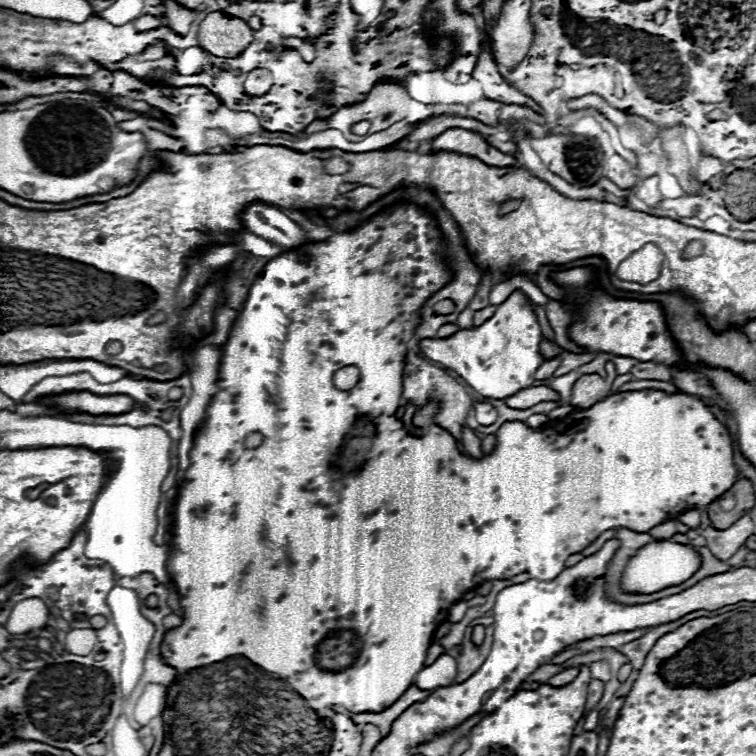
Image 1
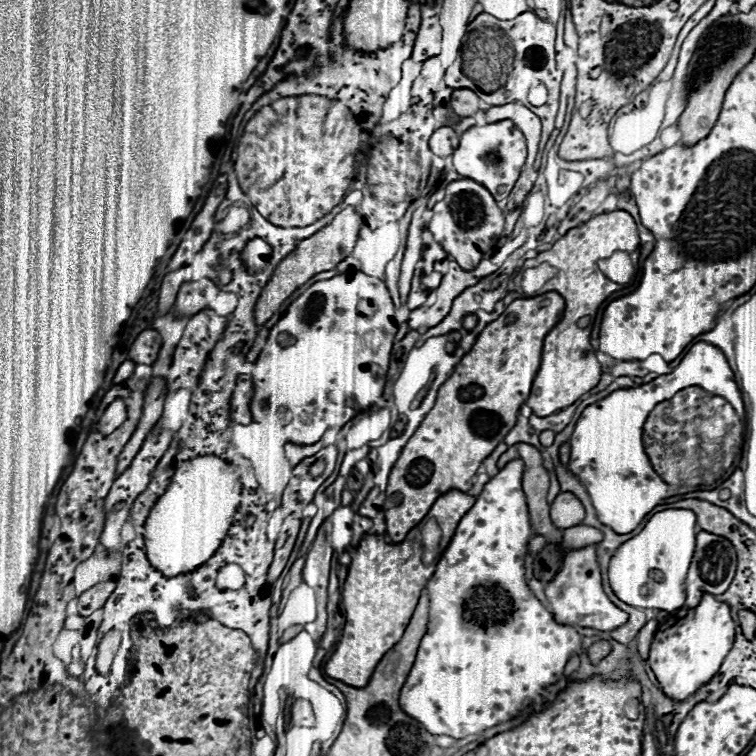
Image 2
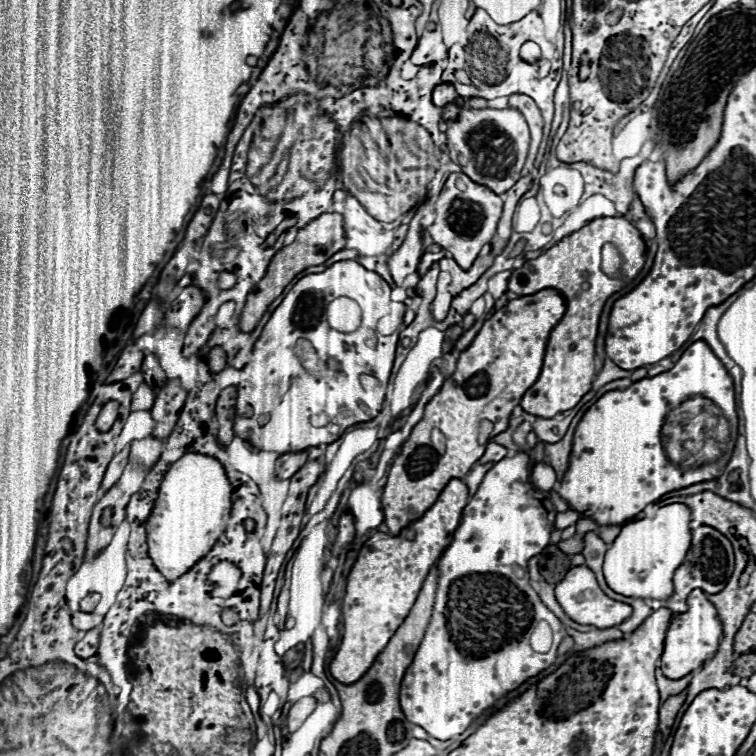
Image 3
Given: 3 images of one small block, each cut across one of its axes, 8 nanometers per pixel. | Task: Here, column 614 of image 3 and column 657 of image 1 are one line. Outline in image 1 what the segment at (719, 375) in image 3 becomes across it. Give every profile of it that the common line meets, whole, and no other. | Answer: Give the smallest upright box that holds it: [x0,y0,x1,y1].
[162,202,740,714]

